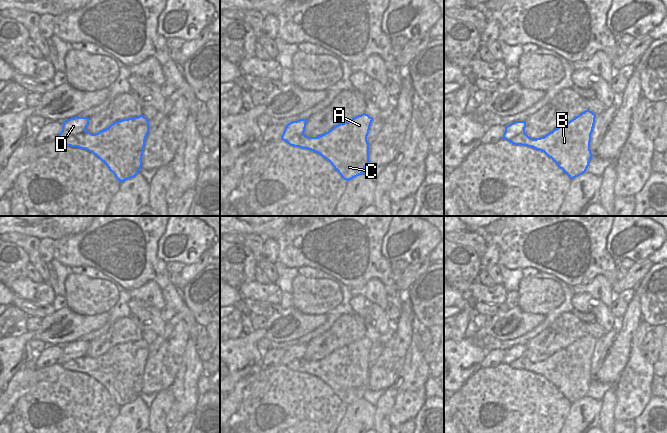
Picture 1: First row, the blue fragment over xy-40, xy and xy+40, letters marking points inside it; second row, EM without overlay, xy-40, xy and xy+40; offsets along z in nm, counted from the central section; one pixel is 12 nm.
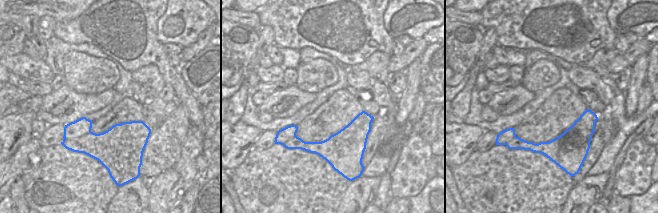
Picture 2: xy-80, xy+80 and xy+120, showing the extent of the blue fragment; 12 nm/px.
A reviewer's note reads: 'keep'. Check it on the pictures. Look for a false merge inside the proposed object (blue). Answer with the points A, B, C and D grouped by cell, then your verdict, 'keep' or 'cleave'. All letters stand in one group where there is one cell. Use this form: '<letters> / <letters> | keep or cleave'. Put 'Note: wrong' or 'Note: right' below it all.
A B C / D | cleave
Note: wrong

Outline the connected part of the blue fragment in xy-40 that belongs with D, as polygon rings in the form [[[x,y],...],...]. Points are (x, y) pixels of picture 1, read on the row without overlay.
[[[74,341],[63,345],[62,355],[58,363],[63,364],[71,359],[76,359],[86,355],[89,348],[88,341]]]

